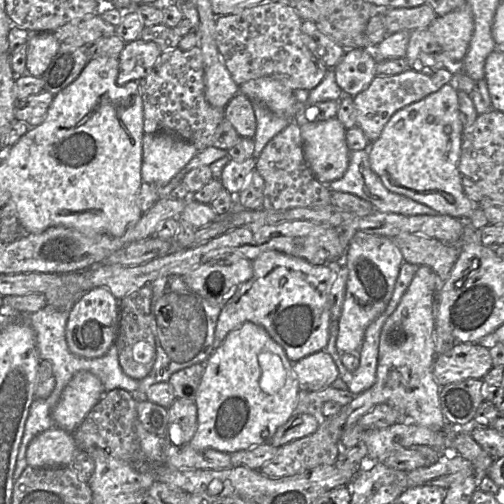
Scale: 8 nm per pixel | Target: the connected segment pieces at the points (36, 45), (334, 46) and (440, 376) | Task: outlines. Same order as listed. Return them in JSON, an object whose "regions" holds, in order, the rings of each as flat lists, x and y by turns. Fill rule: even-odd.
{"regions":[[[32,33,28,40,27,74,42,77,60,47,53,33]],[[303,20,301,32,306,46,328,69,334,68,348,50,323,33,311,20]],[[477,342,457,343,448,352,436,355,433,375,443,387,469,378,483,379,492,367,489,348]]]}

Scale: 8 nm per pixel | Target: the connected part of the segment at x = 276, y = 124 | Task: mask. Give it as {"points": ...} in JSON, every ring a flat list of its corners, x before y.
{"points":[[252,102,257,123,256,132,253,137,253,157,258,158,267,143,285,129,293,119,275,114,260,102]]}

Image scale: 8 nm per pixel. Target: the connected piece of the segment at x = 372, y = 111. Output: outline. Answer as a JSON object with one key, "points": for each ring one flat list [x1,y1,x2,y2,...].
{"points":[[442,67,433,72,409,69,396,75,376,76,365,90,353,97,356,125,362,129,370,143,374,142,395,112,438,91,445,84,452,83,455,72,455,67]]}

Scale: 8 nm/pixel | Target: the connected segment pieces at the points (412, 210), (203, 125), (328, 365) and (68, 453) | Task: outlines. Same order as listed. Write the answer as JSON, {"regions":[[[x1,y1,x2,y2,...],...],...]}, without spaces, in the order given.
{"regions":[[[369,146,350,152,345,174,328,186,331,191,350,193,370,202,377,211,407,216,438,214,420,202,389,191,370,167]],[[201,48,162,52,151,72,140,81,143,102,143,131,145,134,172,134,203,151,212,146,218,125,225,118,225,109,211,106,205,98,204,59]],[[325,350,312,353,294,363,294,372,300,390,318,391,339,377,338,368]],[[52,427,33,438,26,451,26,460,32,467,64,467,70,465,78,451,71,432]]]}

